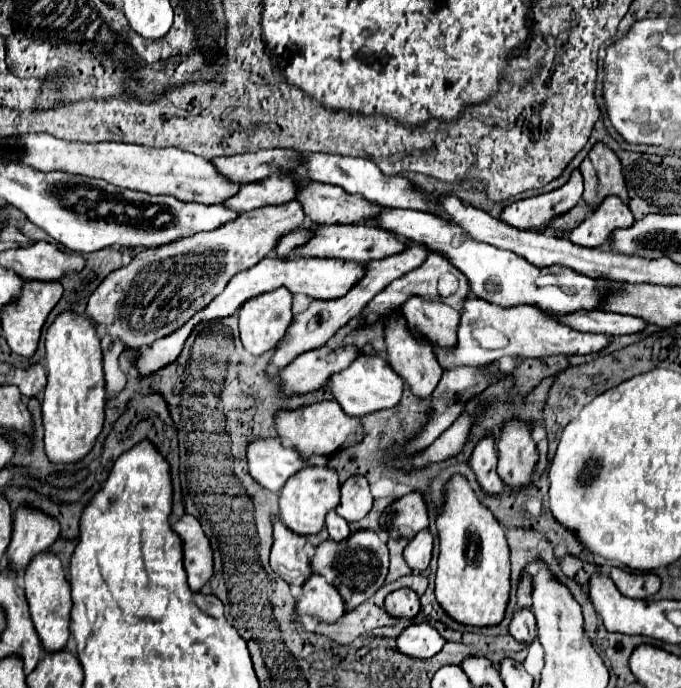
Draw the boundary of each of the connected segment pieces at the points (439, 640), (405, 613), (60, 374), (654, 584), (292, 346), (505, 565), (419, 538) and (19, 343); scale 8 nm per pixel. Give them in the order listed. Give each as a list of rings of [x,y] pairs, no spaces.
[[[429,622],[411,624],[397,636],[397,650],[415,658],[431,658],[443,644],[445,638]]]
[[[399,588],[385,598],[385,610],[395,618],[413,618],[419,608],[419,596],[411,588]]]
[[[61,312],[47,330],[47,386],[41,404],[45,452],[51,462],[77,462],[91,448],[103,426],[105,380],[103,350],[97,328],[85,314]]]
[[[611,568],[609,576],[613,578],[619,592],[629,598],[647,598],[647,596],[655,594],[661,586],[659,576],[653,572],[635,574],[635,572],[627,572],[623,568]]]
[[[411,242],[411,246],[407,250],[403,250],[403,254],[393,254],[391,258],[383,258],[379,262],[365,262],[367,270],[363,274],[363,278],[343,296],[343,298],[333,298],[333,300],[313,300],[309,304],[309,308],[301,314],[295,316],[295,322],[291,324],[289,328],[289,340],[279,346],[279,350],[275,352],[267,372],[269,376],[277,374],[281,368],[285,368],[295,356],[307,352],[307,350],[313,350],[313,348],[319,348],[319,346],[325,346],[329,342],[329,338],[341,328],[345,326],[351,318],[355,318],[357,314],[361,314],[361,310],[367,306],[367,302],[371,302],[371,298],[375,298],[387,284],[391,284],[393,280],[401,278],[403,274],[415,270],[417,266],[421,266],[425,260],[427,260],[427,254],[431,250],[427,250],[427,246],[419,244],[419,242]]]
[[[453,474],[443,490],[443,506],[435,518],[439,530],[439,560],[435,596],[457,622],[491,626],[503,620],[509,600],[509,546],[503,528],[483,506],[463,474]]]
[[[423,530],[407,544],[403,558],[411,570],[423,572],[429,566],[431,550],[433,550],[433,536],[429,534],[429,530]]]
[[[23,280],[21,298],[15,298],[11,306],[3,306],[3,320],[1,320],[3,336],[7,338],[13,352],[21,356],[33,356],[33,352],[37,350],[41,328],[49,312],[53,310],[53,306],[59,302],[61,294],[63,294],[63,286],[59,282],[25,282]]]

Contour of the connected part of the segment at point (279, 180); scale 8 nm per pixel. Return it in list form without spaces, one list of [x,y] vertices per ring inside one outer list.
[[[269,176],[259,182],[243,184],[239,188],[239,194],[235,194],[235,198],[227,198],[227,202],[223,204],[229,210],[247,212],[247,210],[267,206],[267,204],[285,204],[293,200],[295,194],[297,194],[297,186],[293,178]]]

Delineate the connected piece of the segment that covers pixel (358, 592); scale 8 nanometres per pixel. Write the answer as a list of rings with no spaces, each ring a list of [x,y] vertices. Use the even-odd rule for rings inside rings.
[[[373,530],[353,532],[343,542],[325,540],[315,548],[315,554],[311,558],[311,570],[323,576],[339,590],[347,610],[353,610],[355,606],[361,606],[363,602],[367,602],[383,586],[387,568],[389,568],[387,544]]]

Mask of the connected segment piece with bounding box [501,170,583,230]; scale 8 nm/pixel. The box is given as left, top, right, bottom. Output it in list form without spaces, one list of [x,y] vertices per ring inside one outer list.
[[[573,170],[565,186],[547,194],[511,202],[501,212],[501,220],[521,230],[545,230],[547,222],[553,216],[571,210],[575,202],[581,200],[581,194],[583,194],[583,176],[579,170]]]

